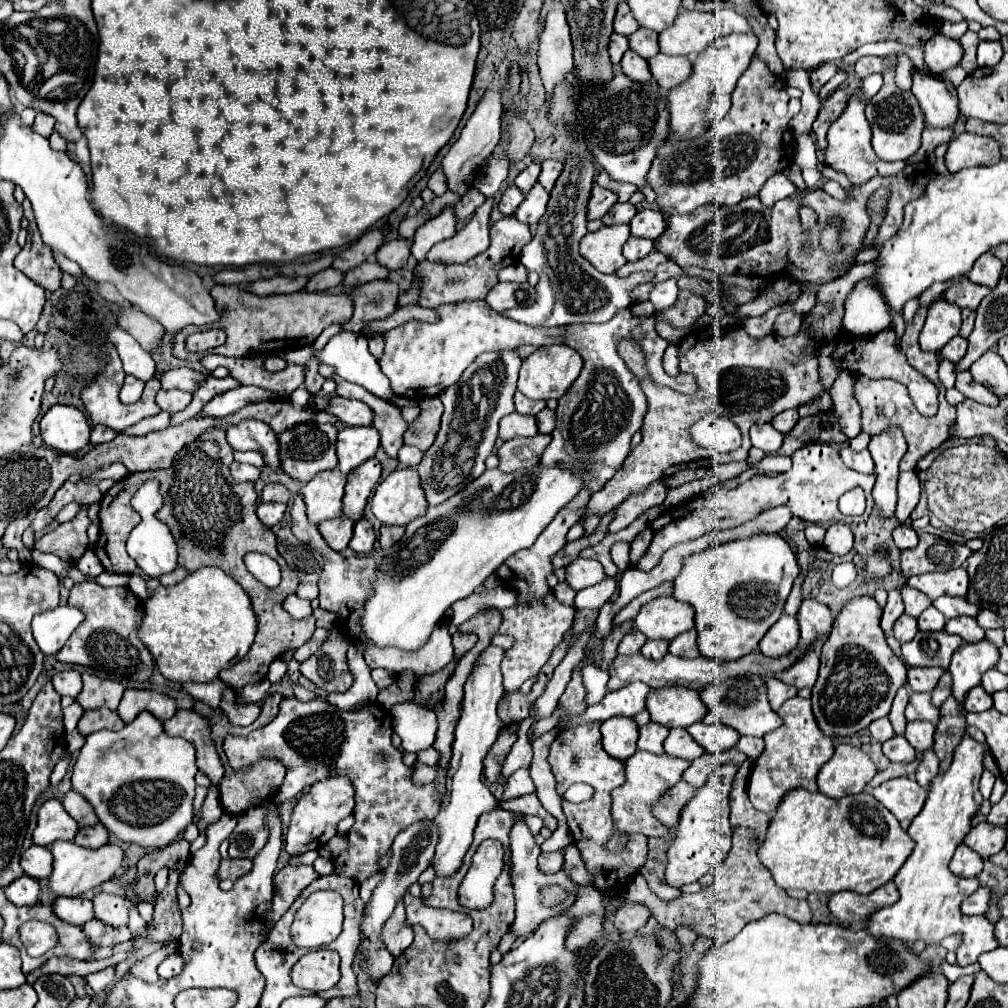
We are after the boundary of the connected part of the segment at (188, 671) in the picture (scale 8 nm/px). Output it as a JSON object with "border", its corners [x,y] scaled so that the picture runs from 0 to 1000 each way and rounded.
{"border":[[[196,563],[187,567],[183,575],[171,581],[157,581],[151,591],[143,597],[143,613],[137,623],[139,635],[143,635],[159,669],[177,679],[185,677],[210,677],[216,673],[220,663],[229,663],[236,658],[248,644],[254,629],[254,609],[250,605],[248,593],[242,583],[222,569],[218,563]]]}

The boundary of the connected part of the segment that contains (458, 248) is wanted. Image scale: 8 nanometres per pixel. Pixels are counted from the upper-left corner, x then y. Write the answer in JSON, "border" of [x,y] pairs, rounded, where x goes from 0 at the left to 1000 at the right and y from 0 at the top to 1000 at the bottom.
{"border":[[[482,196],[478,204],[472,206],[468,218],[452,230],[448,236],[435,240],[423,252],[423,258],[437,260],[437,262],[452,262],[464,260],[466,256],[474,254],[486,242],[486,208],[490,204],[490,196]]]}

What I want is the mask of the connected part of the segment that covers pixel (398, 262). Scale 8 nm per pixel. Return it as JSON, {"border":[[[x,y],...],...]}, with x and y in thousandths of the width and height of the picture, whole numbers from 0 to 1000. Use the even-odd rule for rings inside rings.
{"border":[[[399,236],[379,242],[379,246],[375,246],[375,250],[373,250],[375,262],[385,266],[387,270],[397,268],[403,262],[405,254],[407,254],[407,240],[399,238]]]}

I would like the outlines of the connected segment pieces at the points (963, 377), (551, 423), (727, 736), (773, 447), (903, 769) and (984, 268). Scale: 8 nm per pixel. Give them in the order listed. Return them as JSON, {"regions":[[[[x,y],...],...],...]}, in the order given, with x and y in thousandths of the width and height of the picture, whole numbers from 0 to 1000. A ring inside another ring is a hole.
{"regions":[[[[950,369],[950,375],[948,375],[948,385],[962,397],[968,397],[972,401],[978,401],[978,403],[986,403],[992,399],[992,395],[988,391],[984,391],[978,383],[970,381],[962,369]]],[[[540,405],[534,413],[532,413],[532,419],[534,419],[534,427],[538,431],[548,431],[550,423],[552,423],[552,409],[546,407],[546,405]]],[[[690,716],[690,718],[683,720],[681,724],[704,748],[714,748],[714,746],[726,744],[734,732],[734,728],[728,726],[728,722],[716,720],[716,718]]],[[[756,421],[744,425],[746,442],[758,446],[760,450],[768,450],[776,442],[776,431],[766,425],[766,421]]],[[[909,752],[909,754],[907,754],[907,756],[903,756],[903,758],[883,758],[879,764],[871,766],[871,768],[865,772],[865,776],[857,782],[857,786],[861,786],[861,788],[863,788],[871,778],[875,778],[875,776],[879,776],[879,774],[883,774],[883,772],[891,772],[891,770],[907,768],[907,766],[909,766],[911,756],[913,756],[913,752]]],[[[978,250],[978,254],[974,254],[972,258],[966,260],[966,266],[962,268],[960,276],[968,282],[984,286],[992,278],[992,266],[994,266],[994,260],[986,252]]]]}

